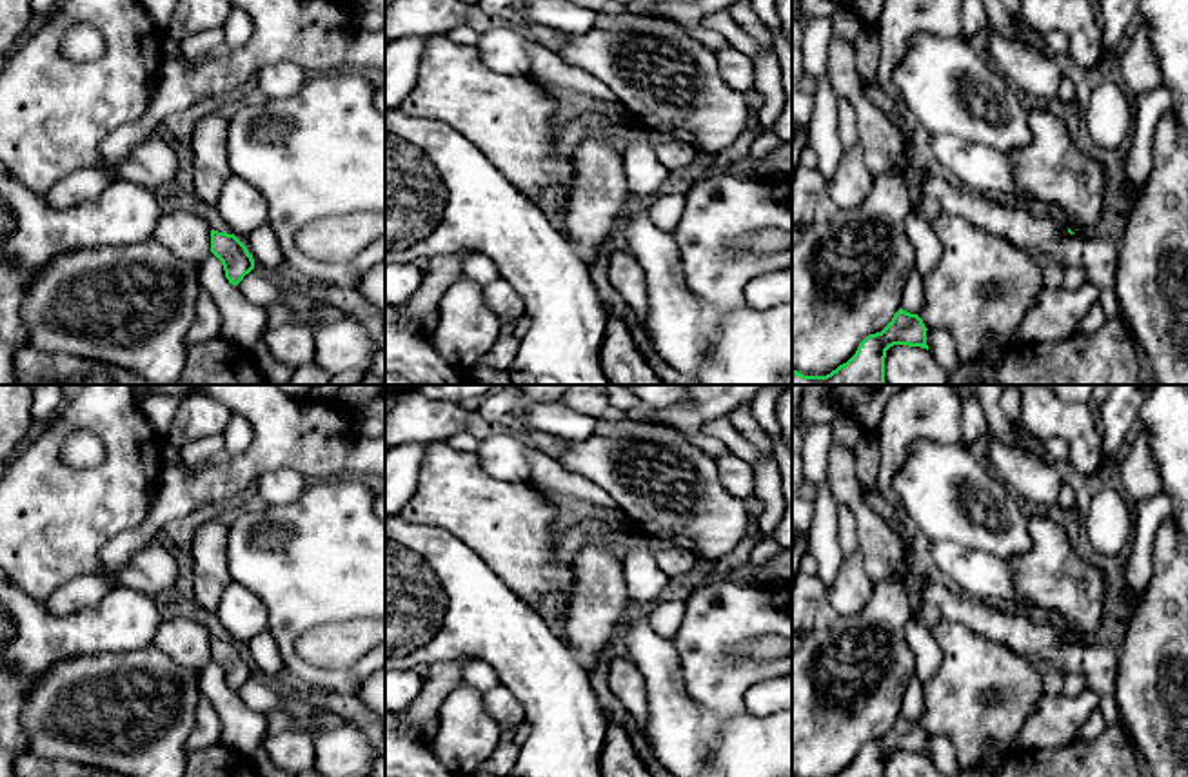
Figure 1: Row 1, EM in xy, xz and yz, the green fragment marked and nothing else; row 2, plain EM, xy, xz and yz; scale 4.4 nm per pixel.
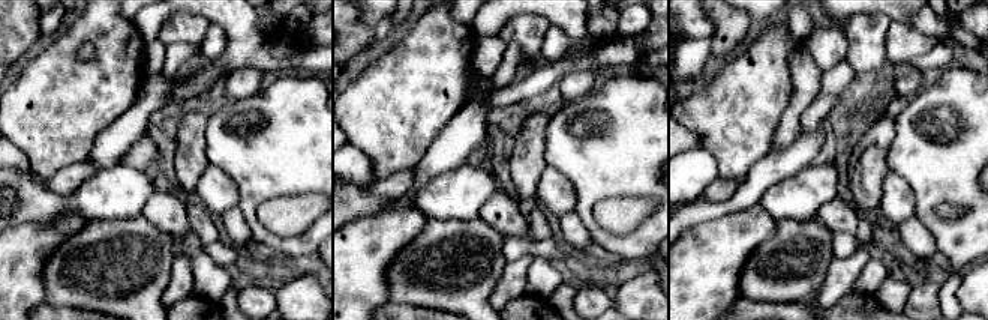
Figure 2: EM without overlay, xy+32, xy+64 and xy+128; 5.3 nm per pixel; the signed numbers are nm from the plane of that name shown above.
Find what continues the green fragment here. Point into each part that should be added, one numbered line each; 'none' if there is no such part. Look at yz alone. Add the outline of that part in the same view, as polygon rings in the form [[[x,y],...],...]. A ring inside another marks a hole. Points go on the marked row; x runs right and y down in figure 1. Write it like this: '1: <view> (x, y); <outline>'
1: yz (1052, 167); [[[1030,113],[1032,142],[1006,152],[1017,185],[1034,200],[1057,205],[1074,234],[1095,225],[1104,212],[1104,163],[1081,151],[1061,118]]]

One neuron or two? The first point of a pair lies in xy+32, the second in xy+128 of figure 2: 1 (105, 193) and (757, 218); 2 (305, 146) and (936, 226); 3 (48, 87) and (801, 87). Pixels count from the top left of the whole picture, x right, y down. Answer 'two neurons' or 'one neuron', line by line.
1: two neurons
2: one neuron
3: two neurons

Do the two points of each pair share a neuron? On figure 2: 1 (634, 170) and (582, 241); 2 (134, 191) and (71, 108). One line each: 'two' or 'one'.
1: two
2: two

